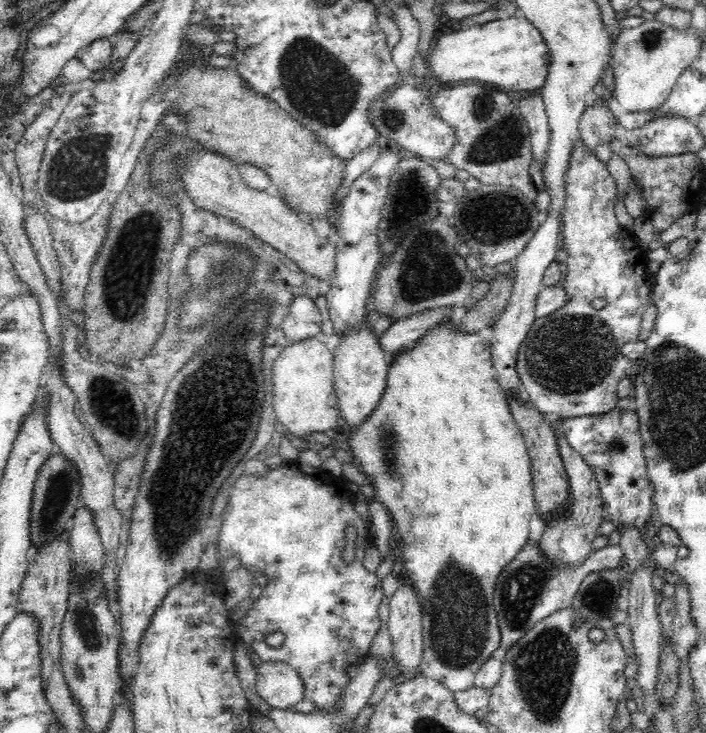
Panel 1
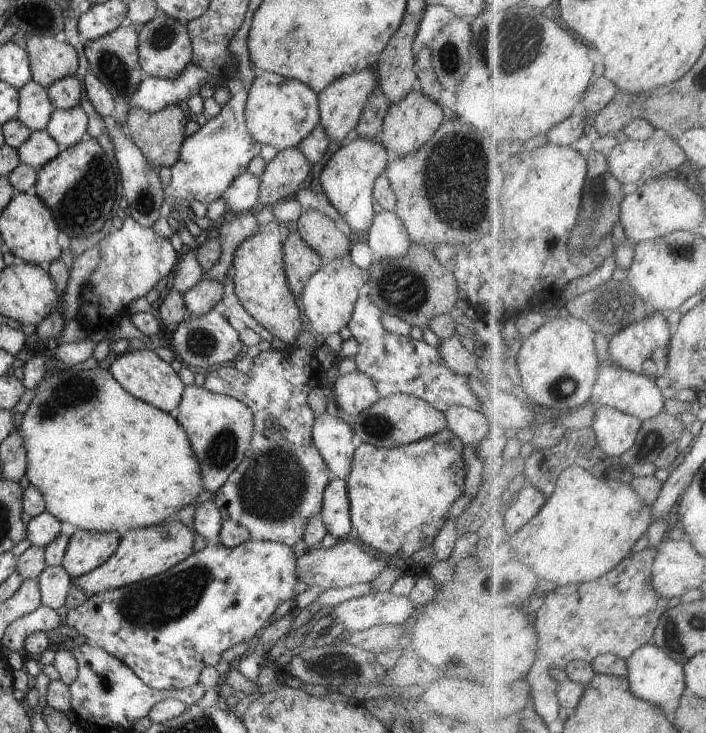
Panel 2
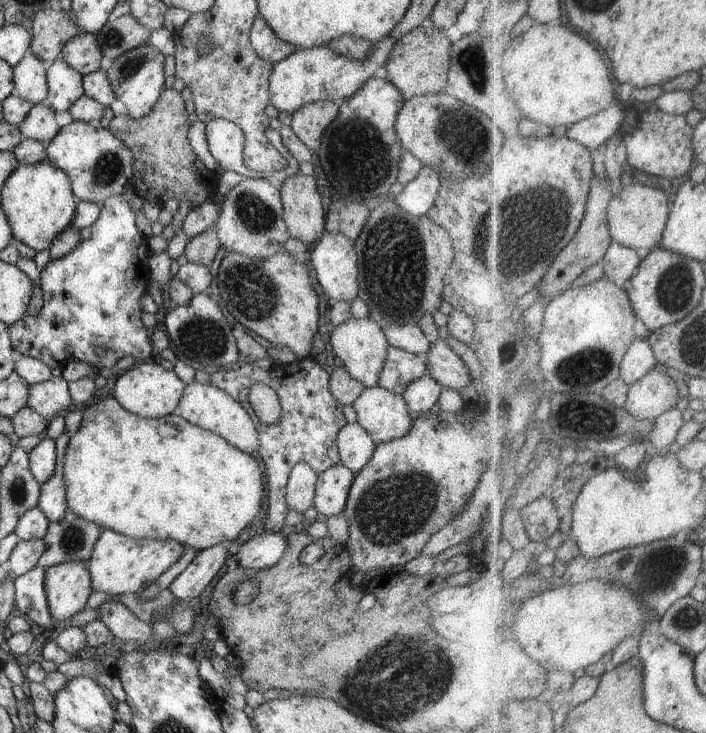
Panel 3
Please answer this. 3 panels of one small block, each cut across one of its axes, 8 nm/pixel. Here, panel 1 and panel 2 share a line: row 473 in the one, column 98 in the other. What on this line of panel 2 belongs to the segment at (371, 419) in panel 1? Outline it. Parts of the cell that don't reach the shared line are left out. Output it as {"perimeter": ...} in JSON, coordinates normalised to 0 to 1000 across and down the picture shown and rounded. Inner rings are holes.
{"perimeter":[[[123,495],[112,501],[95,499],[85,505],[68,506],[65,516],[47,532],[48,543],[40,550],[42,554],[33,566],[27,568],[23,585],[28,595],[34,598],[34,611],[40,619],[40,633],[35,644],[40,658],[62,677],[65,697],[84,711],[101,715],[109,722],[119,722],[130,726],[169,726],[173,729],[180,723],[191,720],[207,720],[221,718],[232,709],[246,708],[246,703],[255,693],[266,688],[279,688],[286,681],[295,678],[293,670],[286,660],[286,644],[283,630],[272,614],[269,600],[261,583],[246,572],[241,563],[232,562],[214,551],[207,551],[203,546],[195,546],[177,529],[173,529],[153,503],[140,501],[137,497]]]}

